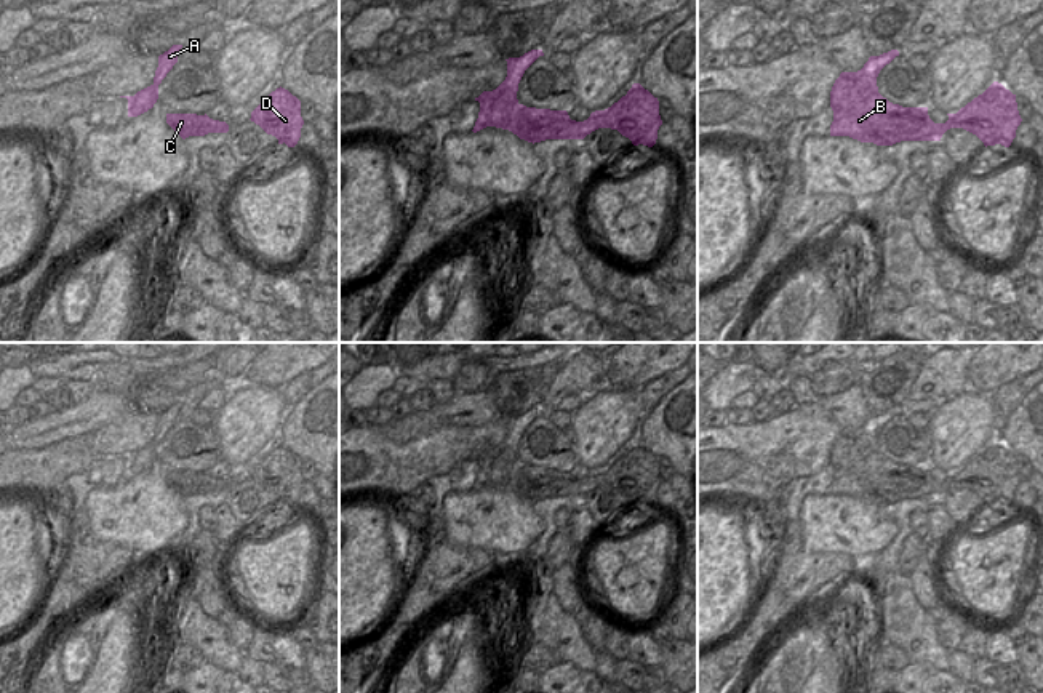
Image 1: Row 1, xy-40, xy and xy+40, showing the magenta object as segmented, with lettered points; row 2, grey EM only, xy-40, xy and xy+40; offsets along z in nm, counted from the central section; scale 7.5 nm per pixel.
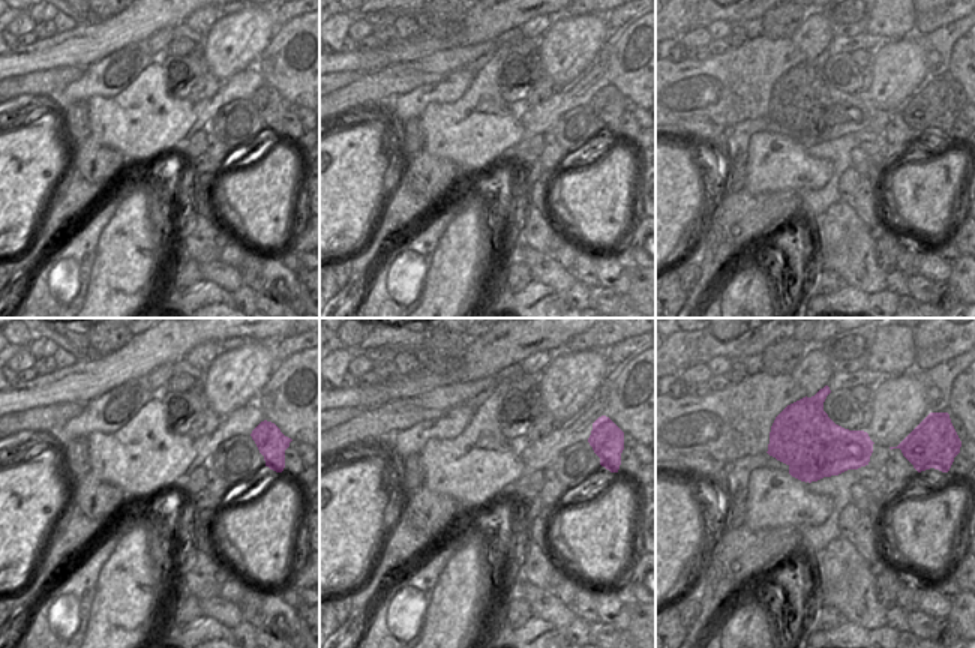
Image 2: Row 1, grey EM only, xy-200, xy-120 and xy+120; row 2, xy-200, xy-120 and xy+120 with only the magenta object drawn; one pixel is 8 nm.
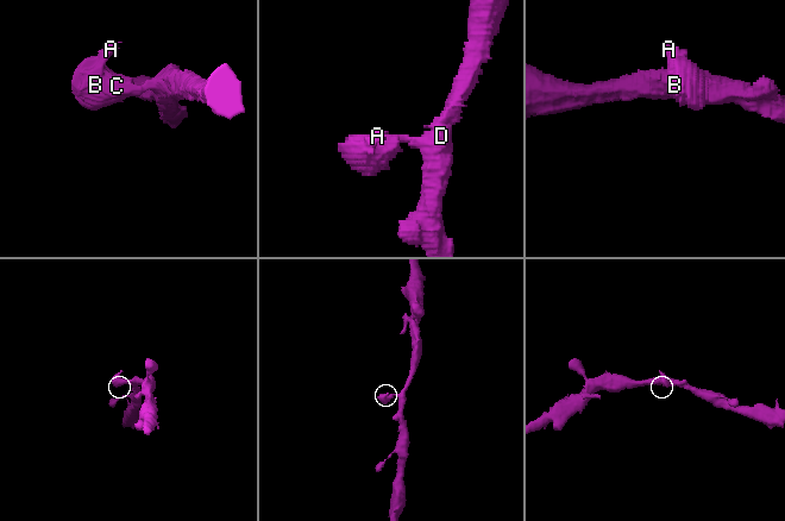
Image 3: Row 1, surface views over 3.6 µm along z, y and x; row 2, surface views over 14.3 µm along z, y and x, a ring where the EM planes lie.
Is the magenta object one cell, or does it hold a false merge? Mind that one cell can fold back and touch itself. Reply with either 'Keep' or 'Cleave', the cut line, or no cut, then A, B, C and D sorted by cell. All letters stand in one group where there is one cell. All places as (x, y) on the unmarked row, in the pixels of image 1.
Keep. No split. Groups: A B C D

